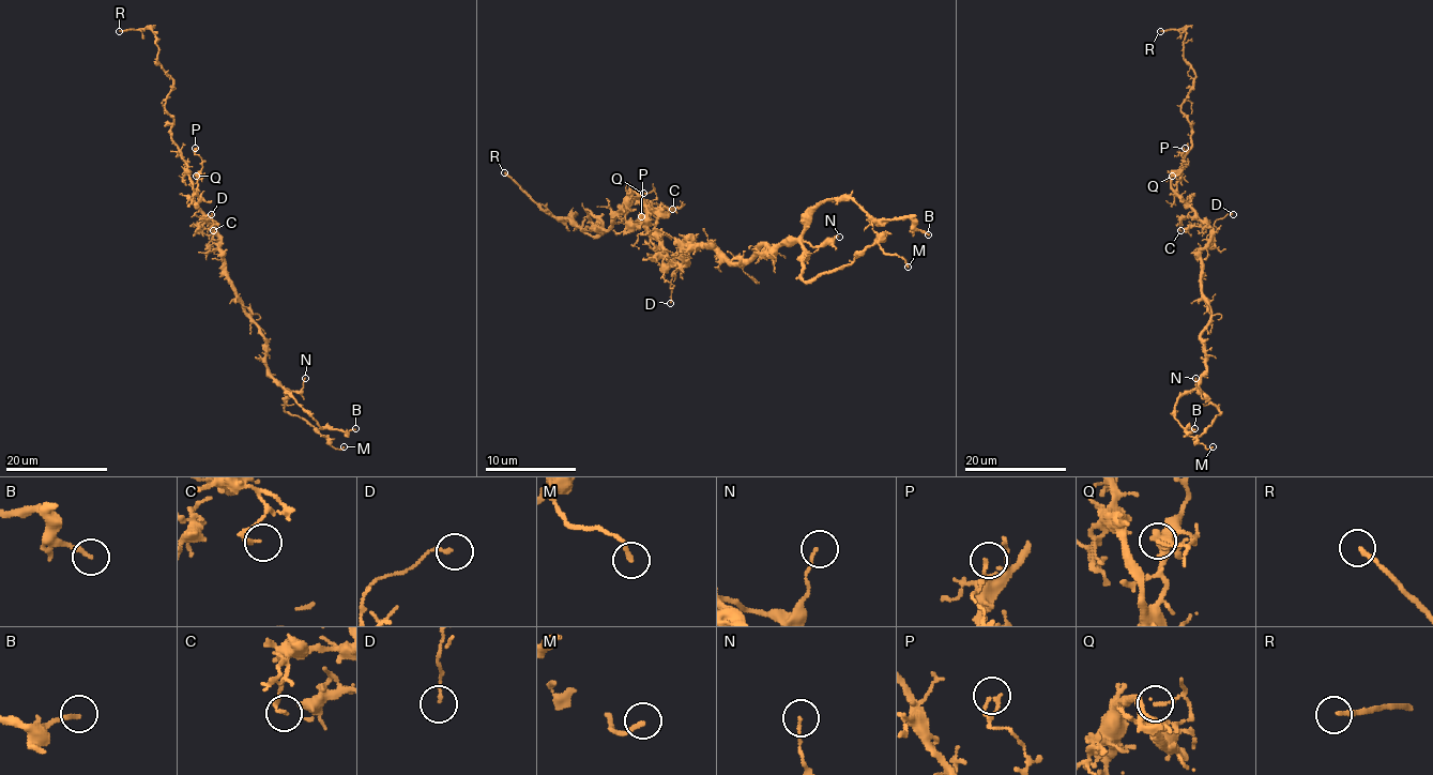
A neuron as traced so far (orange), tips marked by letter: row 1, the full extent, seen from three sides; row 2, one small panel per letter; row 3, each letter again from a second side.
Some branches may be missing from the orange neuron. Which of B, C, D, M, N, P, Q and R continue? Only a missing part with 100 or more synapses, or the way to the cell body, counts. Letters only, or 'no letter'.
R

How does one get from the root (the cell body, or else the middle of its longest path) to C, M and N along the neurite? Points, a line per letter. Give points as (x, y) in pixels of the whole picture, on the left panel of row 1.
C: (217, 234), (202, 217), (213, 222), (213, 230)
M: (217, 234), (223, 274), (263, 337), (264, 366), (285, 393), (284, 410), (305, 419), (335, 447), (344, 446)
N: (217, 234), (223, 274), (244, 315), (263, 337), (267, 370), (291, 391), (299, 391), (305, 378)

